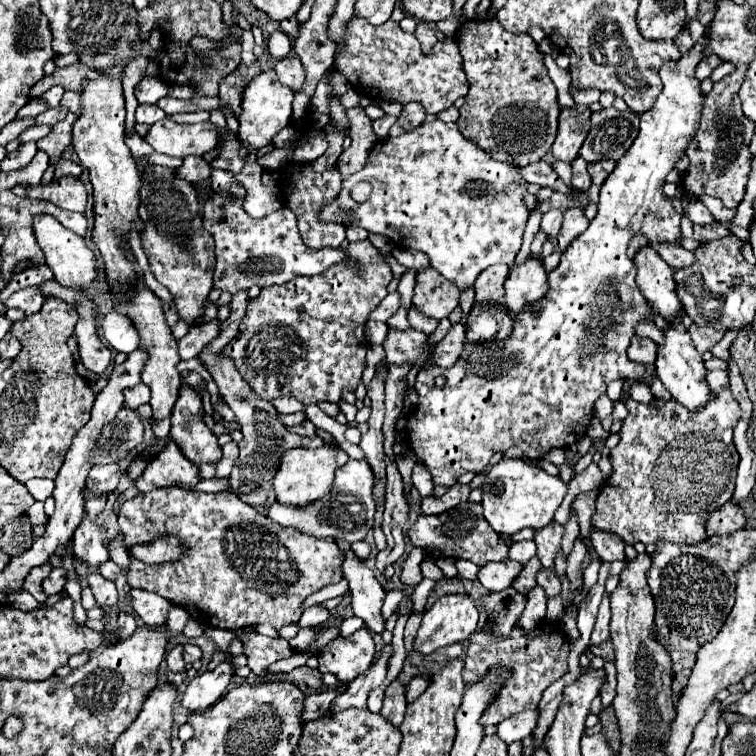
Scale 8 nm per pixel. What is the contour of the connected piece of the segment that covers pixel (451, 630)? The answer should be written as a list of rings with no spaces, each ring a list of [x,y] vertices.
[[[445,595],[441,599],[437,599],[429,611],[425,611],[413,647],[421,655],[431,655],[445,645],[465,641],[471,635],[475,635],[477,623],[479,623],[479,611],[475,607],[475,601],[469,595]]]

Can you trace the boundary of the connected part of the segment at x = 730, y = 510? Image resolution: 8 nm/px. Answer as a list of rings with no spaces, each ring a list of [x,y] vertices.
[[[725,503],[723,507],[719,507],[709,519],[707,519],[707,537],[713,535],[731,535],[733,531],[739,531],[745,527],[745,513],[739,505],[733,503]]]

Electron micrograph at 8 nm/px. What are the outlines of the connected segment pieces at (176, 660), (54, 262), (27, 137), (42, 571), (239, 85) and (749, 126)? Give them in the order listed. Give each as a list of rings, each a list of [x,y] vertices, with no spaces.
[[[183,643],[175,645],[175,647],[169,651],[169,655],[167,655],[167,665],[169,665],[171,671],[183,671],[185,661],[181,659],[181,651],[183,651]]]
[[[37,215],[35,221],[33,221],[33,231],[35,231],[35,237],[37,237],[37,243],[39,247],[43,249],[45,253],[45,263],[47,267],[53,271],[55,275],[55,281],[63,287],[69,287],[69,289],[87,289],[99,275],[99,269],[97,269],[97,257],[95,253],[85,245],[83,237],[75,235],[73,231],[65,229],[55,217],[51,215]]]
[[[42,125],[42,126],[34,126],[27,129],[23,134],[18,137],[20,142],[27,141],[35,141],[37,142],[39,139],[45,137],[51,130],[51,126]]]
[[[45,563],[45,567],[33,567],[33,571],[29,571],[29,575],[25,577],[25,587],[23,591],[29,591],[39,603],[43,603],[47,599],[47,595],[43,593],[41,589],[41,581],[43,577],[47,577],[51,573],[51,567],[49,563]]]
[[[259,63],[247,67],[247,65],[239,65],[233,73],[229,73],[221,85],[219,85],[219,103],[221,107],[229,107],[235,117],[241,115],[241,95],[245,91],[245,85],[249,83],[249,79],[259,75]]]
[[[737,67],[731,75],[717,81],[709,91],[709,97],[705,97],[701,125],[687,147],[687,157],[691,165],[683,181],[683,189],[687,195],[719,197],[729,209],[735,209],[741,203],[751,171],[749,141],[755,133],[755,125],[743,115],[739,101],[739,87],[743,83],[745,71],[747,67]]]

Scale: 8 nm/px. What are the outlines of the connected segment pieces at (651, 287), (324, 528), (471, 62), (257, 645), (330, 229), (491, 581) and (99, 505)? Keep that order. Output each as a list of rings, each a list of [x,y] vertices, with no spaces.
[[[641,247],[635,255],[637,265],[637,285],[653,309],[667,321],[675,317],[685,317],[681,311],[681,301],[677,299],[677,287],[673,283],[673,269],[659,257],[651,247]]]
[[[349,459],[343,467],[335,471],[335,481],[329,495],[325,495],[317,503],[311,503],[309,507],[287,507],[281,503],[273,503],[269,507],[267,517],[279,523],[281,527],[293,527],[305,535],[337,537],[349,543],[361,541],[367,535],[367,531],[373,527],[375,503],[371,497],[371,489],[373,489],[373,473],[367,461]]]
[[[473,19],[457,31],[463,69],[469,81],[465,105],[459,109],[459,131],[489,151],[495,161],[527,167],[541,161],[557,135],[557,87],[531,35],[513,35],[497,19]]]
[[[257,633],[245,639],[245,655],[251,671],[255,675],[263,675],[275,661],[291,657],[293,649],[285,639],[273,639]]]
[[[305,167],[299,173],[299,177],[289,177],[289,181],[285,183],[285,205],[297,215],[297,227],[307,247],[321,249],[321,247],[339,247],[343,243],[345,225],[317,221],[317,213],[321,213],[321,207],[325,207],[325,203],[331,203],[339,195],[339,191],[341,191],[341,175],[335,169],[315,173],[309,167]]]
[[[511,559],[499,563],[487,563],[479,571],[479,581],[487,591],[503,591],[517,579],[521,569],[523,565]]]
[[[85,495],[85,501],[87,501],[85,511],[91,515],[91,519],[95,519],[95,517],[101,513],[101,509],[105,507],[105,497],[97,499],[97,497],[93,497],[93,495]]]

